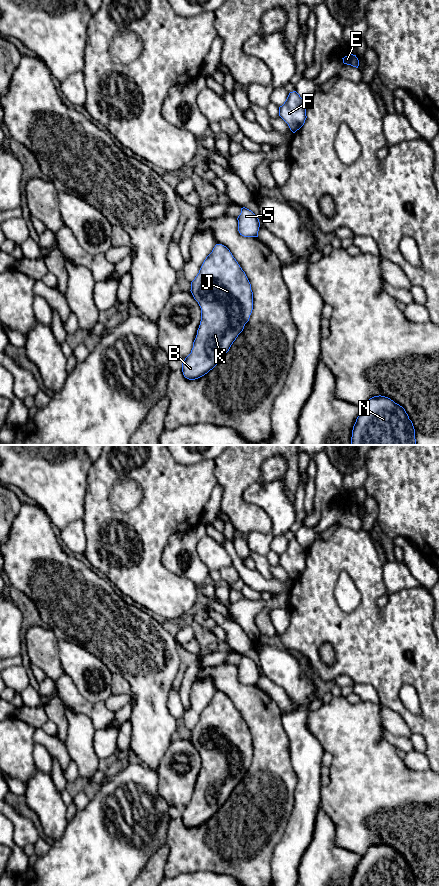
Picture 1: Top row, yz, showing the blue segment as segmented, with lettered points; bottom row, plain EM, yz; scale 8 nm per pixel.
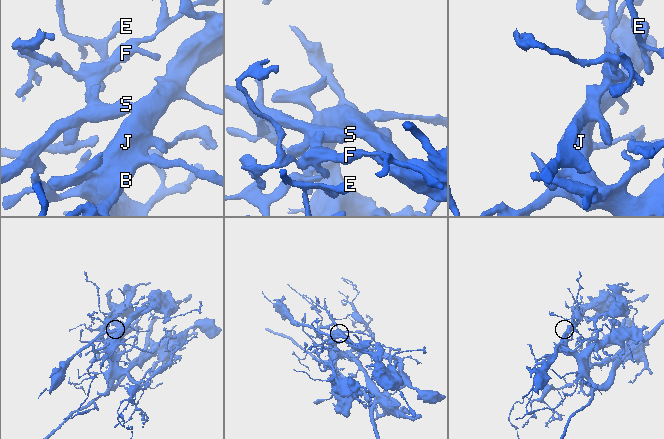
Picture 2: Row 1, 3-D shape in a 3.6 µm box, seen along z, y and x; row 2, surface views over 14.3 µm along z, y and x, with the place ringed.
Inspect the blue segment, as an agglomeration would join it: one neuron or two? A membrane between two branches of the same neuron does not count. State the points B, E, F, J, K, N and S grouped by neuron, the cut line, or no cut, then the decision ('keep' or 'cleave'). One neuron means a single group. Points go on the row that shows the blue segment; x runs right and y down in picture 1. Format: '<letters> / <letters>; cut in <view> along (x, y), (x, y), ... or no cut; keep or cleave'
B E F J K N S; no cut; keep

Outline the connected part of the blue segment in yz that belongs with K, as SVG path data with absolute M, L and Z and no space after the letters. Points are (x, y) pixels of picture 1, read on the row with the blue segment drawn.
M216 244L206 257L190 291L201 308L201 321L191 353L182 361L182 372L185 378L195 380L217 365L243 331L253 310L253 292L245 272L222 244Z

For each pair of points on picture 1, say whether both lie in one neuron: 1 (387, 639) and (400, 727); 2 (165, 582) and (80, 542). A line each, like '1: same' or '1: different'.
1: different
2: different

